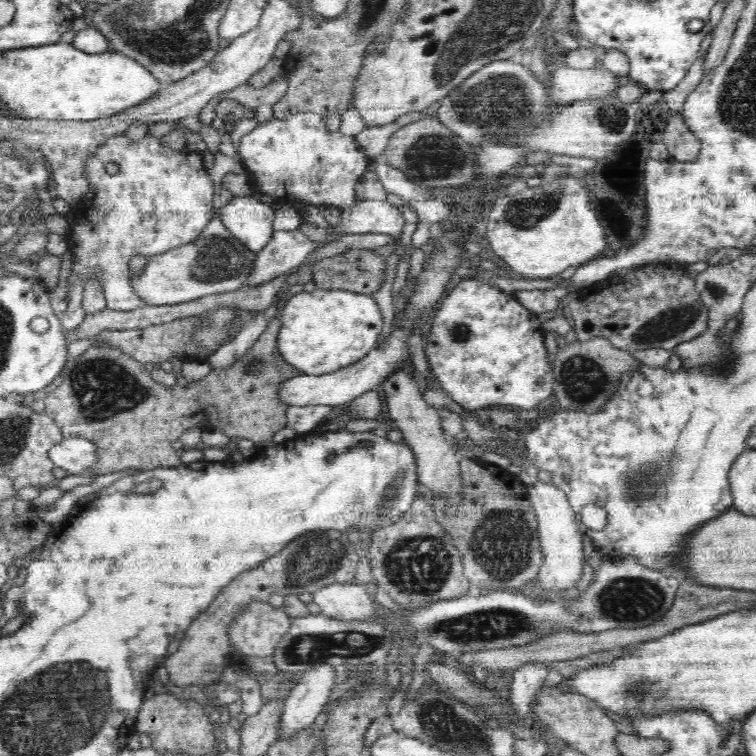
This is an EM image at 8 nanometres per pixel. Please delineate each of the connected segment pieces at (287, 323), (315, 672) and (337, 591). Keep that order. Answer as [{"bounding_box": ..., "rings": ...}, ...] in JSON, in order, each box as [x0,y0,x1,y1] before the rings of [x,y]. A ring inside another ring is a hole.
[{"bounding_box":[277,288,384,376],"rings":[[[316,288],[312,292],[302,291],[295,294],[286,301],[280,319],[282,327],[277,337],[277,347],[281,355],[300,372],[314,376],[334,372],[366,356],[371,348],[374,348],[384,326],[384,316],[370,295],[358,294],[346,289]]]},{"bounding_box":[277,665,338,740],"rings":[[[315,665],[310,671],[306,670],[299,674],[300,680],[296,686],[290,690],[290,694],[284,698],[283,713],[279,720],[279,731],[277,740],[283,740],[290,737],[298,729],[306,728],[306,725],[312,724],[322,712],[324,705],[328,703],[328,697],[334,688],[338,677],[334,673],[334,667],[331,665]]]},{"bounding_box":[314,583,375,622],"rings":[[[335,583],[314,593],[314,604],[326,618],[339,622],[372,618],[375,600],[370,598],[366,586],[360,583]]]}]

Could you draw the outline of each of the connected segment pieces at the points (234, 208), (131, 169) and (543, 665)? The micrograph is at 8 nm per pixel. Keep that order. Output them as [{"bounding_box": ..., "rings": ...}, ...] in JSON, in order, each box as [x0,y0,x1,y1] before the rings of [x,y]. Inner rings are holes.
[{"bounding_box":[218,197,275,252],"rings":[[[232,197],[218,210],[226,228],[248,251],[260,252],[273,237],[275,210],[258,197]]]},{"bounding_box":[59,133,216,333],"rings":[[[122,133],[116,138],[106,140],[104,146],[98,148],[98,152],[90,156],[86,163],[91,182],[89,194],[78,204],[71,206],[74,220],[65,233],[68,249],[73,254],[70,276],[67,278],[67,309],[59,316],[66,333],[78,331],[85,320],[83,292],[88,278],[95,276],[97,282],[102,285],[103,295],[110,309],[129,311],[144,306],[142,299],[131,290],[128,264],[132,258],[137,255],[148,257],[154,253],[168,252],[172,248],[178,248],[179,245],[198,240],[198,236],[214,216],[216,192],[208,170],[204,167],[202,153],[189,150],[187,147],[176,151],[168,145],[162,145],[160,138],[152,134],[132,140]],[[110,162],[118,164],[116,174],[109,174],[106,170]]]},{"bounding_box":[510,662,550,718],"rings":[[[532,662],[513,672],[510,684],[510,704],[517,708],[517,716],[530,718],[530,704],[534,694],[543,686],[550,671],[550,662]]]}]

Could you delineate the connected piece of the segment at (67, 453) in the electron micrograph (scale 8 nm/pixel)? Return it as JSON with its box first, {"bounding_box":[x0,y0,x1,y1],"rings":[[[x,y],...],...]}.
{"bounding_box":[49,436,96,475],"rings":[[[70,436],[50,448],[49,457],[54,466],[63,468],[68,474],[86,475],[96,460],[96,451],[90,439]]]}

